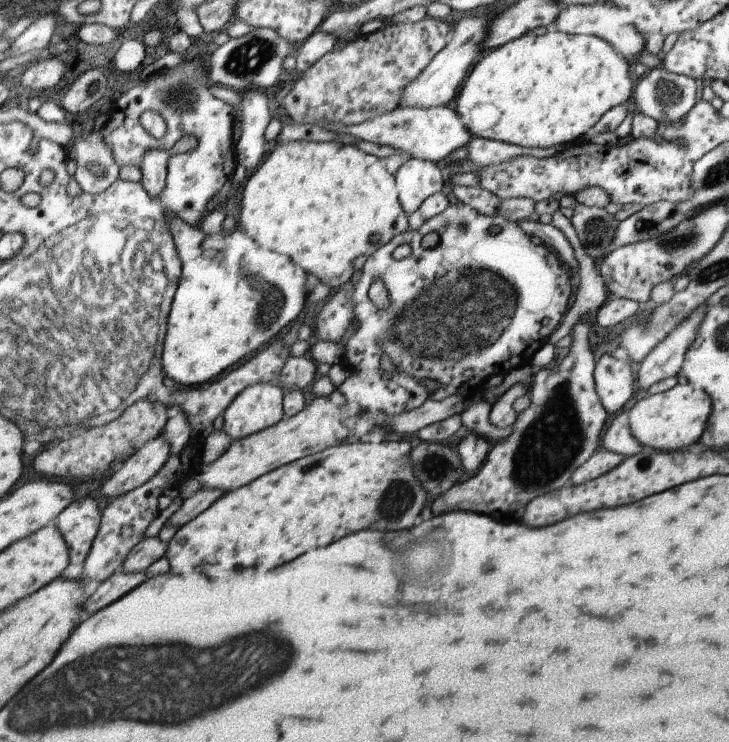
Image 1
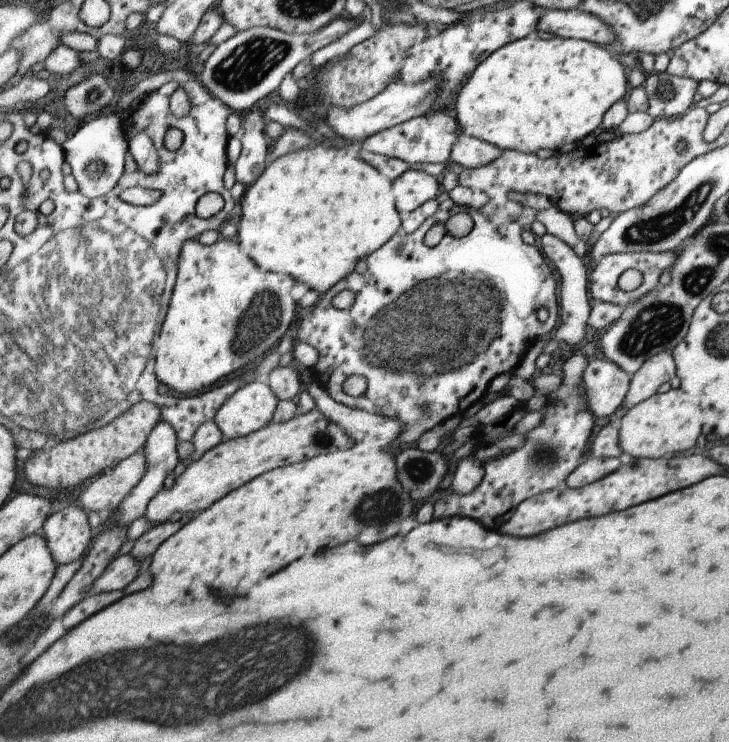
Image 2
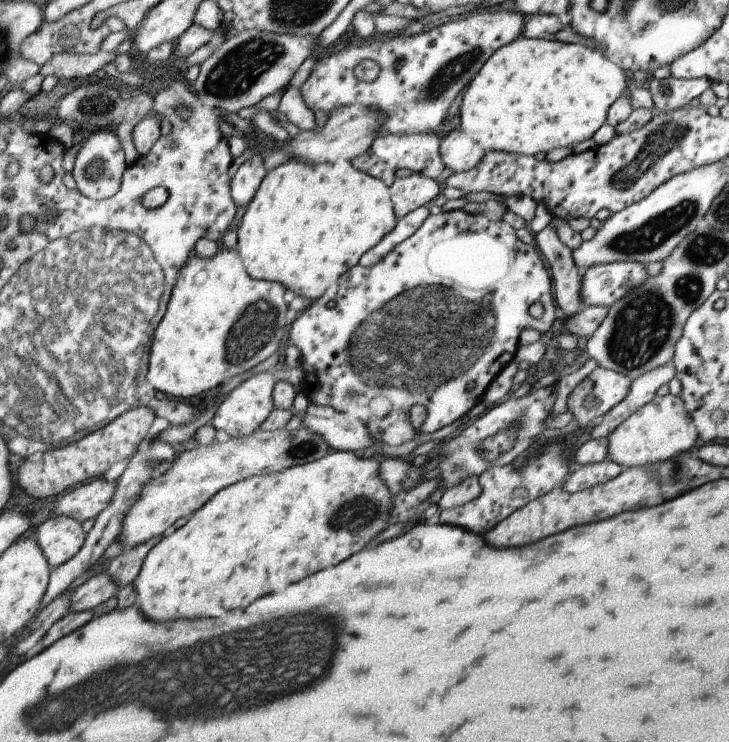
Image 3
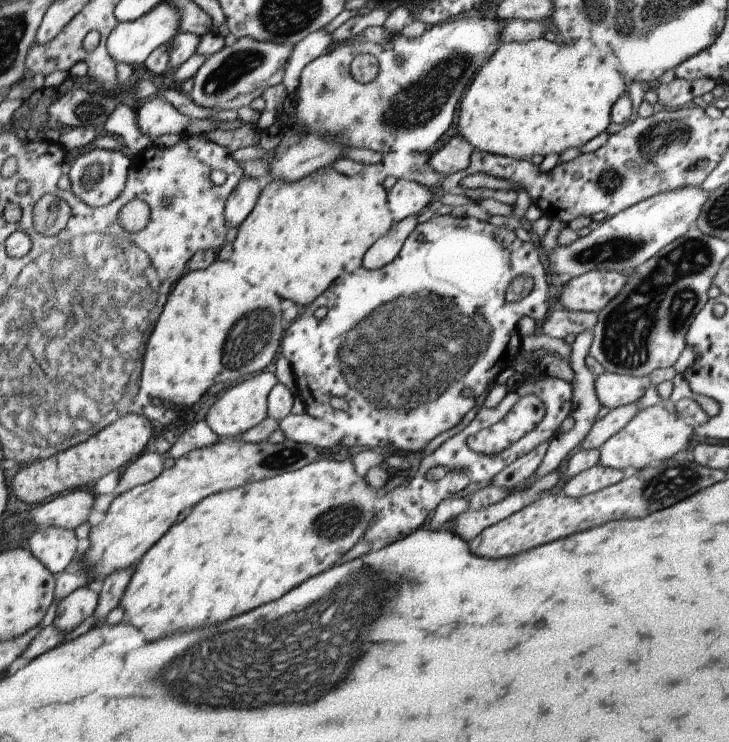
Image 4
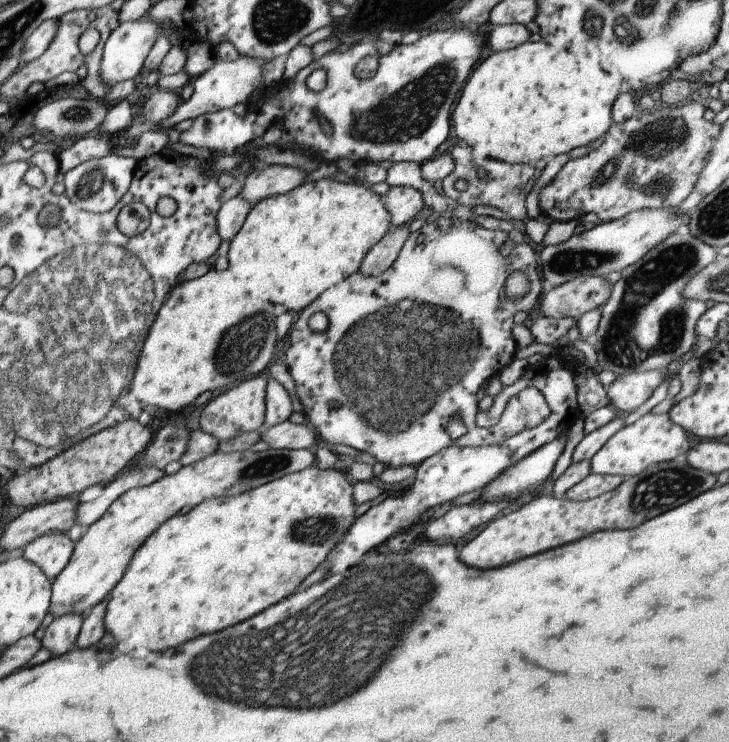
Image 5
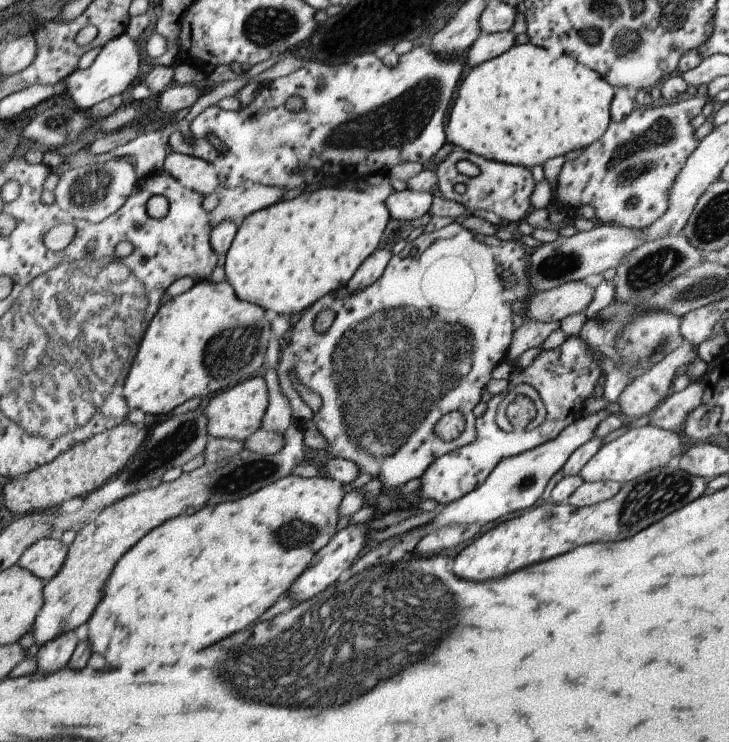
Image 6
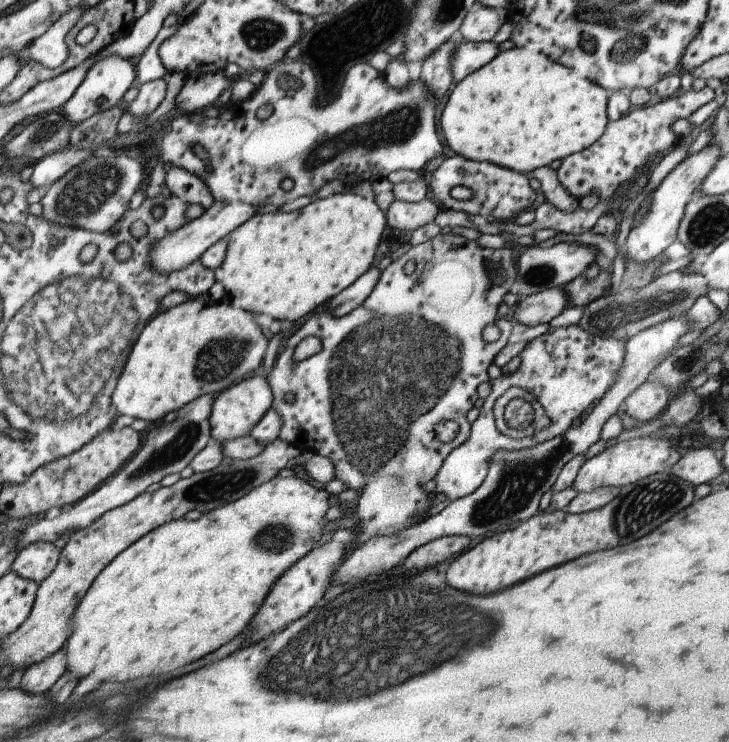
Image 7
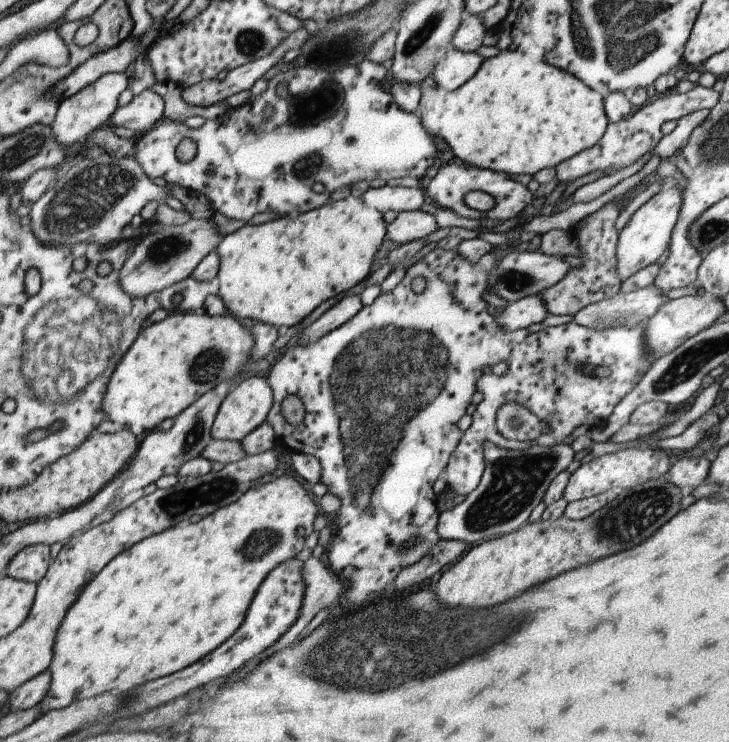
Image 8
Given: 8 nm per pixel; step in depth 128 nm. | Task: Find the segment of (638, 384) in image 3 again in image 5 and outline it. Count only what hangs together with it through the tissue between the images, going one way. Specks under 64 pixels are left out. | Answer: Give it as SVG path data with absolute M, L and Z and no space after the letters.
M613 416L613 420L609 420L607 424L600 426L589 434L584 434L583 438L575 445L571 454L571 462L583 462L590 458L607 442L610 436L621 430L624 426L623 417Z

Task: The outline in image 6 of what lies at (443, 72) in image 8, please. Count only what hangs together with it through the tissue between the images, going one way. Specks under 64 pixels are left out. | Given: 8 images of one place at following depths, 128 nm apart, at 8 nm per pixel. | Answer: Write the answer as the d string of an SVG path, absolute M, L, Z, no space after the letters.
M510 30L495 34L483 33L468 50L465 60L473 67L489 62L511 50L515 46L516 36Z

